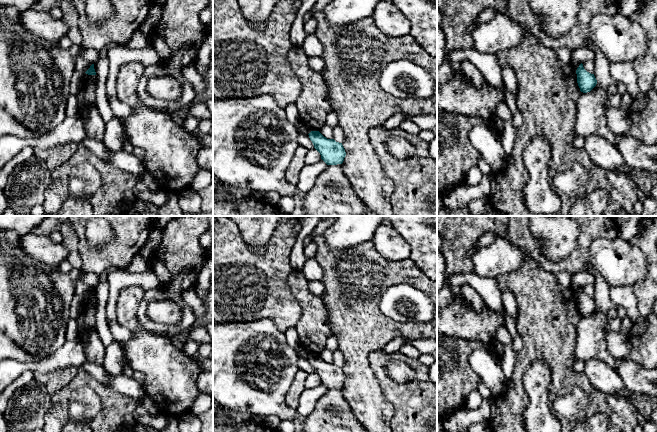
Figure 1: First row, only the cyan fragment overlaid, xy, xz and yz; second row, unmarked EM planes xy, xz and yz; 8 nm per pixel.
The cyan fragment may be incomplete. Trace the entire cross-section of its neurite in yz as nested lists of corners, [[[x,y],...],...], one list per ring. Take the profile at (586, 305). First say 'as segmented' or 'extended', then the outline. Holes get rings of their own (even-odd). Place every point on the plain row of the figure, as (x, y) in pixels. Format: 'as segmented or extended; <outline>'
as segmented; [[[581,287],[576,294],[577,307],[580,315],[583,317],[590,316],[597,308],[594,298],[587,296]]]

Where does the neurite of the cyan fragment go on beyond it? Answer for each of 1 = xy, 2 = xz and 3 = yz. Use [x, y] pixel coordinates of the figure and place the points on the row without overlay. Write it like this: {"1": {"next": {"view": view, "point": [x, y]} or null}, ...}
{"1": {"next": null}, "2": {"next": null}, "3": {"next": null}}

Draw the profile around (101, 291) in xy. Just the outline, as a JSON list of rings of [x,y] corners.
[[[99,283],[94,287],[94,293],[97,299],[95,330],[106,348],[114,341],[107,322],[106,312],[106,306],[109,299],[109,285],[107,283]]]

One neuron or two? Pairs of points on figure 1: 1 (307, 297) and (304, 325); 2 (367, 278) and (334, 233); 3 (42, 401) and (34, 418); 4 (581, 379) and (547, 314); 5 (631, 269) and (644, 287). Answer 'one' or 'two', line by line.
1: one
2: two
3: one
4: one
5: two

